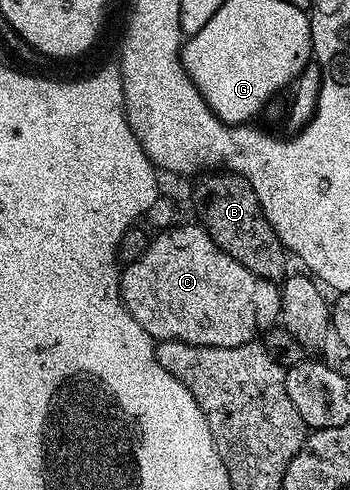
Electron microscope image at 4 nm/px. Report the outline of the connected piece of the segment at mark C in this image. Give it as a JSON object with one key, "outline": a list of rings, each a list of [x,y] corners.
{"outline":[[[175,224],[169,229],[163,229],[151,240],[149,247],[144,251],[144,255],[140,255],[136,260],[129,262],[121,270],[120,280],[122,282],[122,302],[128,307],[128,311],[132,315],[132,319],[136,319],[136,323],[140,323],[140,327],[144,327],[144,331],[148,331],[148,335],[158,341],[183,341],[184,343],[192,343],[193,345],[203,345],[204,347],[240,347],[248,345],[259,340],[258,337],[265,329],[270,329],[273,325],[277,326],[280,321],[282,312],[282,294],[279,286],[272,281],[265,281],[264,278],[256,276],[252,271],[248,271],[248,267],[244,267],[244,263],[236,263],[236,259],[232,259],[232,255],[225,253],[216,242],[210,238],[210,232],[203,229],[201,224],[194,225]]]}

